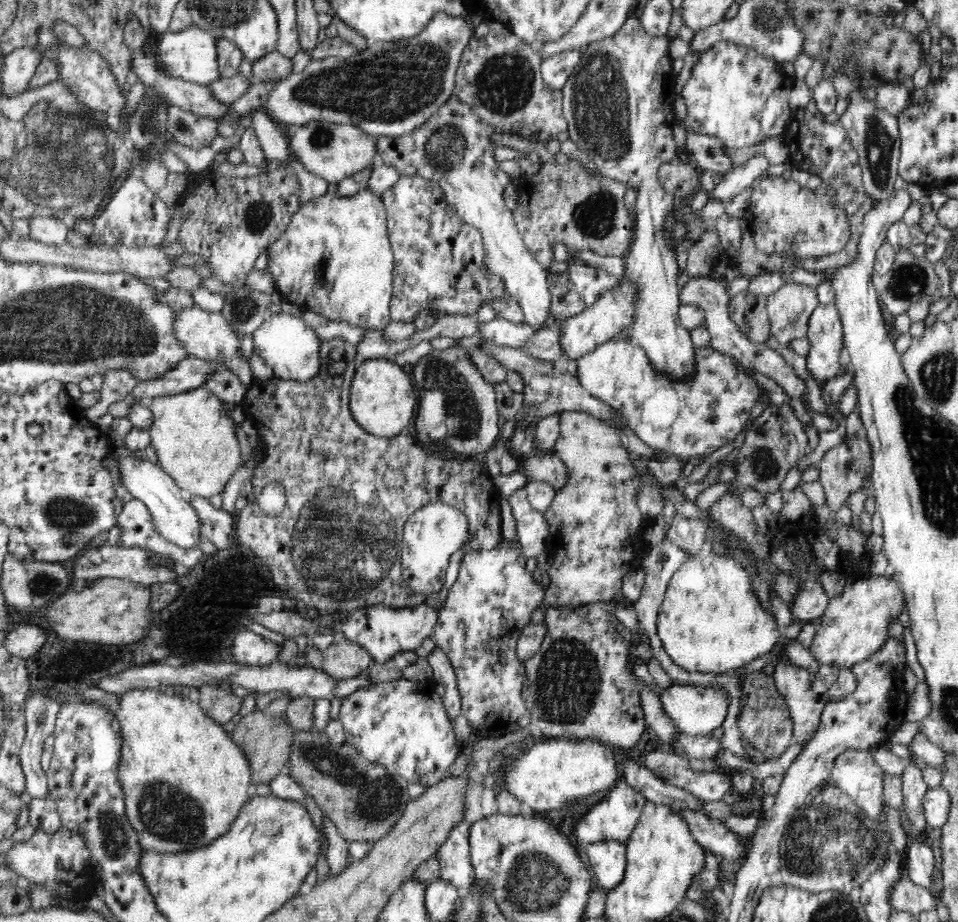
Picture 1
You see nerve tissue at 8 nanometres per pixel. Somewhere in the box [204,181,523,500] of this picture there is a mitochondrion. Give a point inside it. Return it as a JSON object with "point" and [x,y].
{"point":[439,373]}

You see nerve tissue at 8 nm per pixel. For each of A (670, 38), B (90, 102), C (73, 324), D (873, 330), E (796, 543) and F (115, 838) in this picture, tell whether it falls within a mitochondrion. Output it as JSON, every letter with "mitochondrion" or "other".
{"A":"other","B":"mitochondrion","C":"mitochondrion","D":"other","E":"other","F":"mitochondrion"}

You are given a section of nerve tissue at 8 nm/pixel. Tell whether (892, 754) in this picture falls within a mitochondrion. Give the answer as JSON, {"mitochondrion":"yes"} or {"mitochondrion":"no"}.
{"mitochondrion":"no"}

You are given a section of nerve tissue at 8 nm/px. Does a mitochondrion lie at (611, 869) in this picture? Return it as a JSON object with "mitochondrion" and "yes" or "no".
{"mitochondrion":"no"}

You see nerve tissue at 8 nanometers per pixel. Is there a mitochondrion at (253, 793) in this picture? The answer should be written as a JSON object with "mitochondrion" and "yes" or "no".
{"mitochondrion":"no"}

